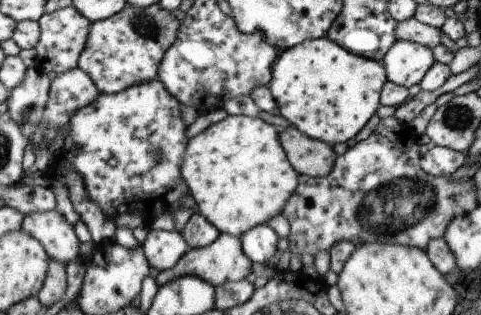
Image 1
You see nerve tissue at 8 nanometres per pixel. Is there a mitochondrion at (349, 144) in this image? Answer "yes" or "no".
no

